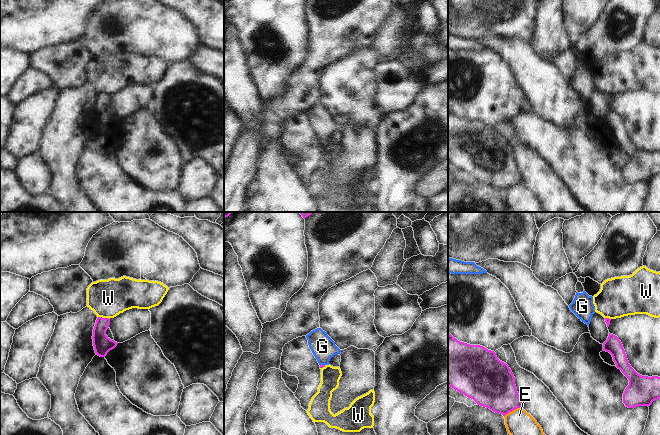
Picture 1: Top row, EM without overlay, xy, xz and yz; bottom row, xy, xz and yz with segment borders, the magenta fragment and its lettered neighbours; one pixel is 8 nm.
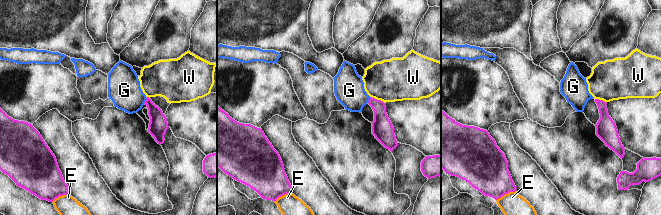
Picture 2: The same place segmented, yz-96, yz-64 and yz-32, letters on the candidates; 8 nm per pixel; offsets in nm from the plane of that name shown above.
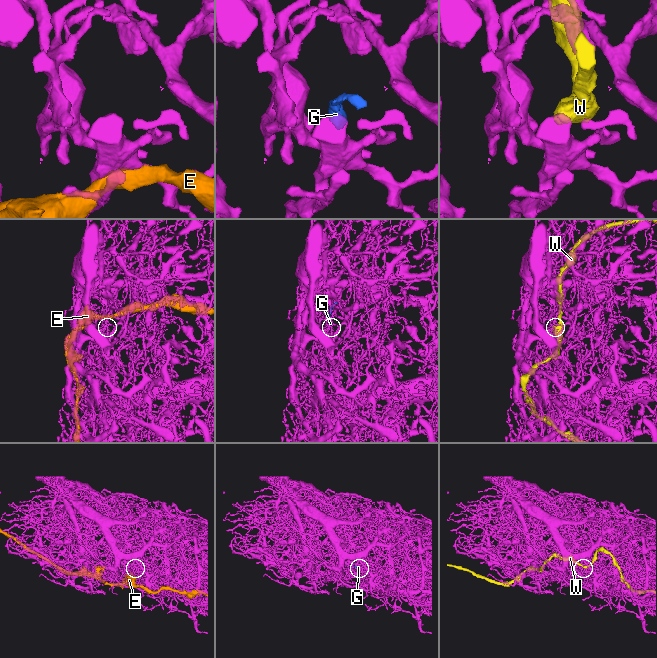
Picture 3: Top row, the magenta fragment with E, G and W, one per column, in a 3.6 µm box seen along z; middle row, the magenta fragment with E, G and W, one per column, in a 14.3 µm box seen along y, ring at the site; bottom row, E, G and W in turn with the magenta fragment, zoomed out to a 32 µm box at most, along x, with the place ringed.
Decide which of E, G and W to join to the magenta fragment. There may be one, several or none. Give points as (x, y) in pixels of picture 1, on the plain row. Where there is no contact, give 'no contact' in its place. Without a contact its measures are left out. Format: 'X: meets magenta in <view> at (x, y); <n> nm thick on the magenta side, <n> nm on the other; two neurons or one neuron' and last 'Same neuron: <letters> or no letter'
E: meets magenta in yz at (512, 186); 360 nm thick on the magenta side, 260 nm on the other; two neurons
G: meets magenta in xz at (322, 141); 30 nm thick on the magenta side, 190 nm on the other; one neuron
W: meets magenta in xy at (104, 94); 150 nm thick on the magenta side, 300 nm on the other; two neurons
Same neuron: G

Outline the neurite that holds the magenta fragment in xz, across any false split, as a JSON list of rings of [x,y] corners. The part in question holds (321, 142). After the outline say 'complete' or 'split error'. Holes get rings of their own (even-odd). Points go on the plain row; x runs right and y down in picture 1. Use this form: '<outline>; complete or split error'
[[[317,104],[306,111],[309,124],[317,135],[320,144],[329,141],[330,135],[338,131],[341,126],[335,118],[321,104]]]; split error

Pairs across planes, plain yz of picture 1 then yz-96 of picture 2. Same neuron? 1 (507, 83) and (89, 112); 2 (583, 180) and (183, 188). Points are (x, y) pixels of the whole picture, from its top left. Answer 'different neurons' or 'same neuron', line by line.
1: same neuron
2: different neurons

